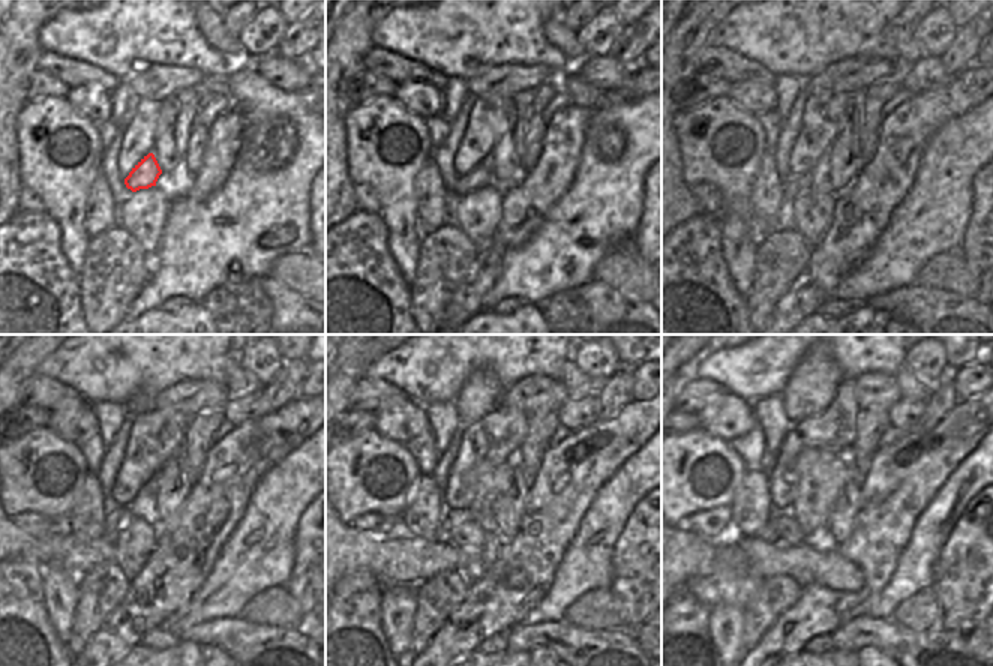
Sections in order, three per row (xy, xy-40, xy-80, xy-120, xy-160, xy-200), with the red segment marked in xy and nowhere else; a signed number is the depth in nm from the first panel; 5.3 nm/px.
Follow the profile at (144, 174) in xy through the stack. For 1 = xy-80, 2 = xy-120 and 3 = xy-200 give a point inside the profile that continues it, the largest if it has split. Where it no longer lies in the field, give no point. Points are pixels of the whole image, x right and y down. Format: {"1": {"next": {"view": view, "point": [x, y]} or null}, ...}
{"1": {"next": {"view": "xy-80", "point": [795, 185]}}, "2": {"next": {"view": "xy-120", "point": [119, 518]}}, "3": {"next": {"view": "xy-200", "point": [767, 533]}}}

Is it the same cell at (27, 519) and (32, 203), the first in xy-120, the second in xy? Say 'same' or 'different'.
same

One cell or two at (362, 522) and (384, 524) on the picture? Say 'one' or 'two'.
one

